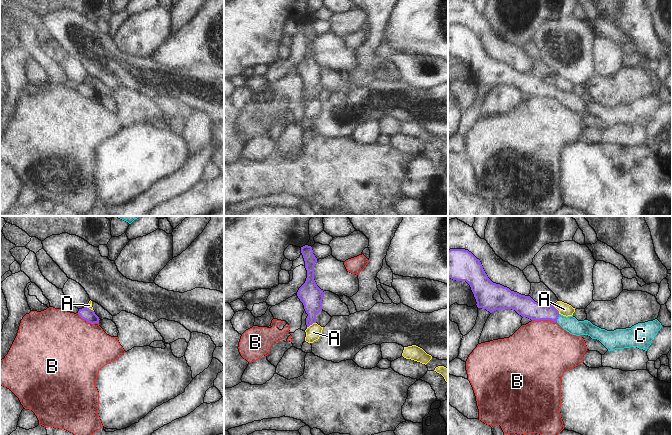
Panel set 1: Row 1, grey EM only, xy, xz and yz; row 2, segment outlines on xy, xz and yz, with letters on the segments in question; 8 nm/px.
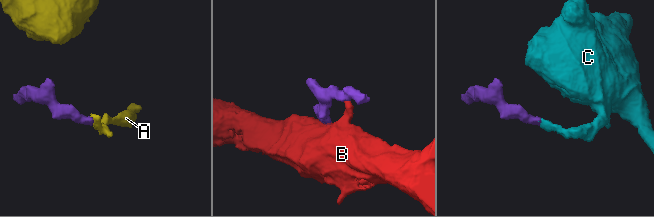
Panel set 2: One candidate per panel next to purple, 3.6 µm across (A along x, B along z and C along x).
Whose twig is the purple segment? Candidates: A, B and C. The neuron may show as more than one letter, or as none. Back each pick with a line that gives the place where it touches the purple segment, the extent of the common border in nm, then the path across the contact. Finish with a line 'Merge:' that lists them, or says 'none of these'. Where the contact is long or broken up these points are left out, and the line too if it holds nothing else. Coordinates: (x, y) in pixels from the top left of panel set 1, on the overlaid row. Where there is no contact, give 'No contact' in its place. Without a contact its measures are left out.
C: Touches purple at yz (557, 318). Shared border 70 nm. Path across: yz (528, 307), (550, 312), (557, 318), (570, 324)
Merge: C.

